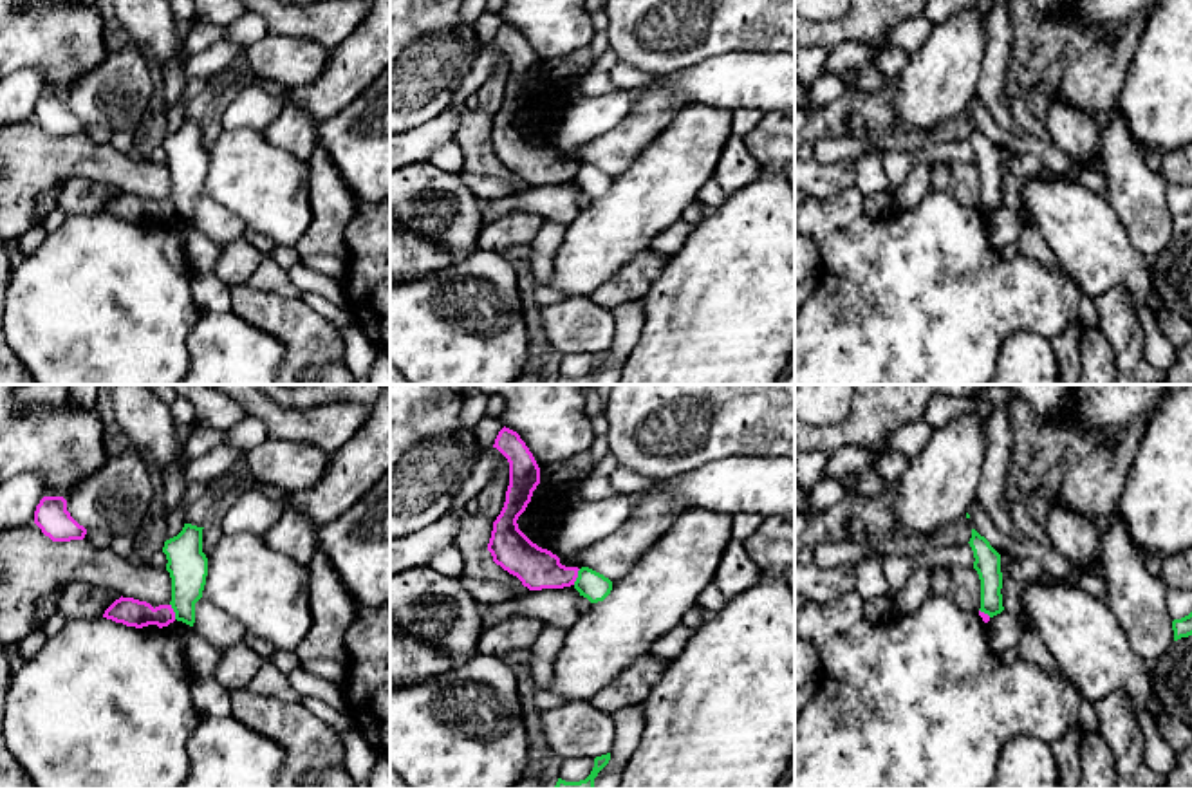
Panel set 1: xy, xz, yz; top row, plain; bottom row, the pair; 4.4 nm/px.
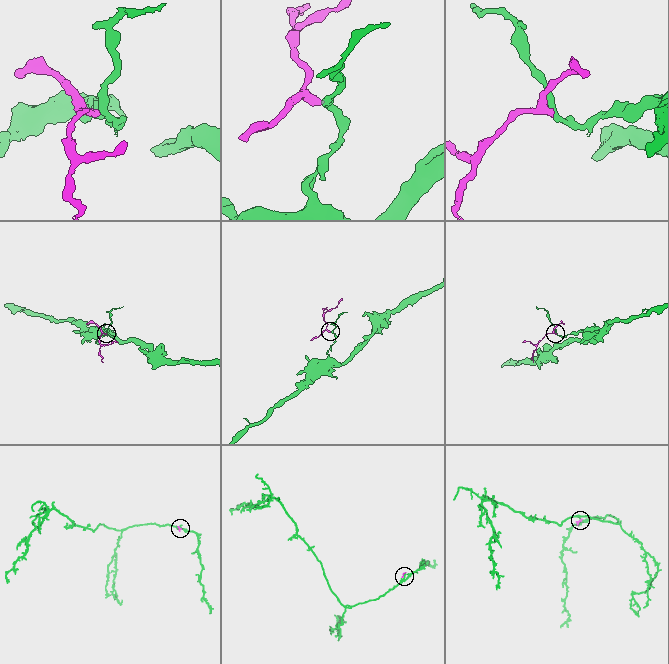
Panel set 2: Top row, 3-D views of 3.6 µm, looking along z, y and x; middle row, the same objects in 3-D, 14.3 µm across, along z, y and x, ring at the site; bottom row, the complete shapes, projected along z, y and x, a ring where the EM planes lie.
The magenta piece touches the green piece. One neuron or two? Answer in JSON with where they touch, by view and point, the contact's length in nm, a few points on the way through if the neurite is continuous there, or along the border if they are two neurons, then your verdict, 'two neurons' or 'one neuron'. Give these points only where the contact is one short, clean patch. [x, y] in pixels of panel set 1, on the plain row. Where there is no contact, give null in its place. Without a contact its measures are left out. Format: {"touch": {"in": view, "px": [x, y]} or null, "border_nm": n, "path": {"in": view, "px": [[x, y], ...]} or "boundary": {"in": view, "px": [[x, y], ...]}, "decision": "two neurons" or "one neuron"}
{"touch": {"in": "xz", "px": [577, 172]}, "border_nm": 80, "boundary": {"in": "xz", "px": [[580, 165], [573, 179]]}, "decision": "two neurons"}

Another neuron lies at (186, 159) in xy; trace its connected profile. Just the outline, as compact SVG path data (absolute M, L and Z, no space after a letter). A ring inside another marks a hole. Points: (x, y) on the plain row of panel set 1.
M184 119L182 126L166 135L166 166L172 173L172 204L175 215L190 222L195 218L195 199L202 193L208 172L208 153L202 148L202 125Z

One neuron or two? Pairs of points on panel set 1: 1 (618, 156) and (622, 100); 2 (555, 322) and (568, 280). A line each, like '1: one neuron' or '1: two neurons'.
1: two neurons
2: two neurons

